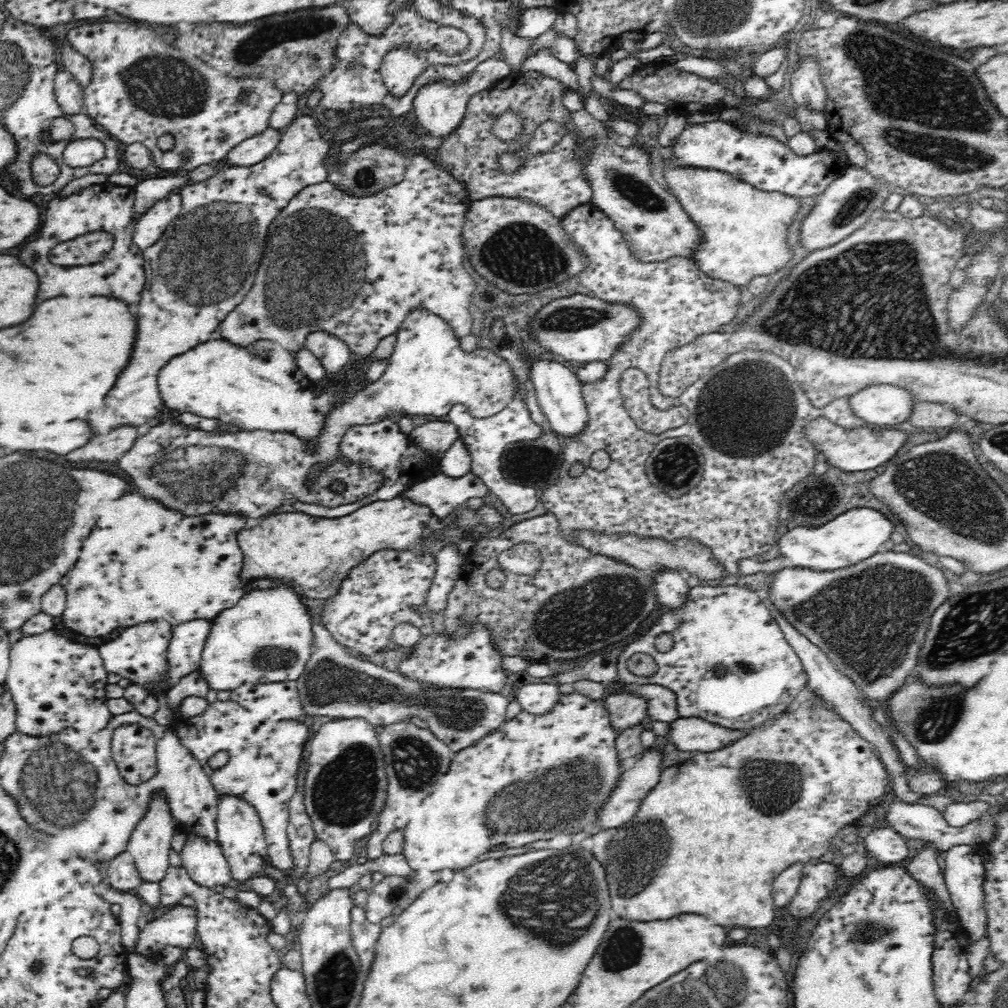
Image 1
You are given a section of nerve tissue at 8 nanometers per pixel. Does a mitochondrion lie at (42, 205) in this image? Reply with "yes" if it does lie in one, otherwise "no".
no

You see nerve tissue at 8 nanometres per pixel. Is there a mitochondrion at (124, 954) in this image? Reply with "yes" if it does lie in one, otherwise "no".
no

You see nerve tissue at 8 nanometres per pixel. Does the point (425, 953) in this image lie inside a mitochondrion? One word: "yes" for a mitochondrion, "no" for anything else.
no

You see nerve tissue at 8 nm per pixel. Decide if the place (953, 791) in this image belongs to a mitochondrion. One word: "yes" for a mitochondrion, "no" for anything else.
no

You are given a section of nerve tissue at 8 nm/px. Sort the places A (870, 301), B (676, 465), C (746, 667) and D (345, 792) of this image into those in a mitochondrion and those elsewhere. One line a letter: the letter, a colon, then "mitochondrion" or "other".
A: mitochondrion
B: mitochondrion
C: mitochondrion
D: mitochondrion

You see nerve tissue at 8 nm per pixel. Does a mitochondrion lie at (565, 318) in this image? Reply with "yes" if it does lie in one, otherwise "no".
yes

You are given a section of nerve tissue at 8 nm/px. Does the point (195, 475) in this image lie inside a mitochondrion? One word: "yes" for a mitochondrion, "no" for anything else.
yes

